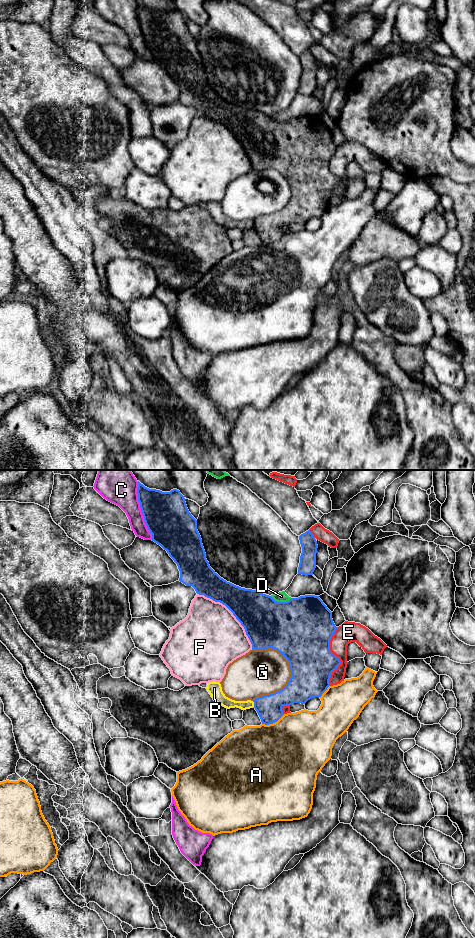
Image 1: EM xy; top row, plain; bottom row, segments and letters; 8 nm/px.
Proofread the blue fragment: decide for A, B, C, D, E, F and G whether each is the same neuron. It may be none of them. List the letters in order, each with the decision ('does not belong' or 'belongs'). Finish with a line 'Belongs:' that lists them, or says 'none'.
A: does not belong
B: does not belong
C: does not belong
D: does not belong
E: does not belong
F: does not belong
G: does not belong
Belongs: none

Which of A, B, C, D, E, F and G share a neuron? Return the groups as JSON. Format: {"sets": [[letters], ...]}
{"sets": [["A"], ["B", "E"], ["C"], ["D"], ["F"], ["G"]]}

